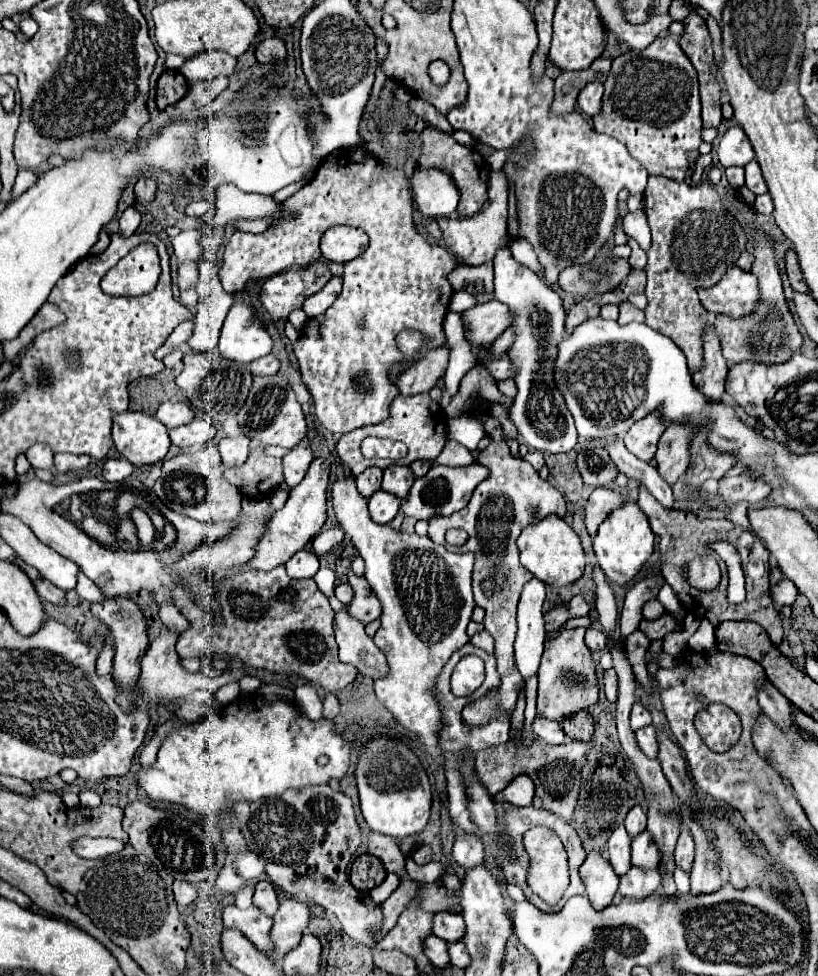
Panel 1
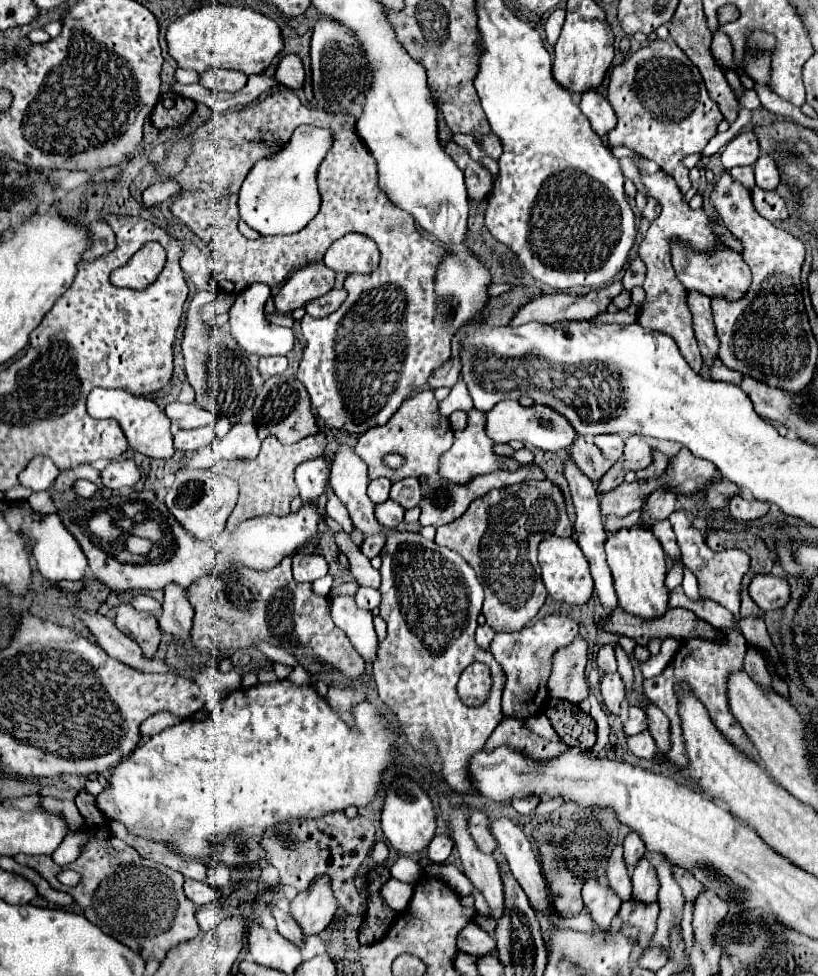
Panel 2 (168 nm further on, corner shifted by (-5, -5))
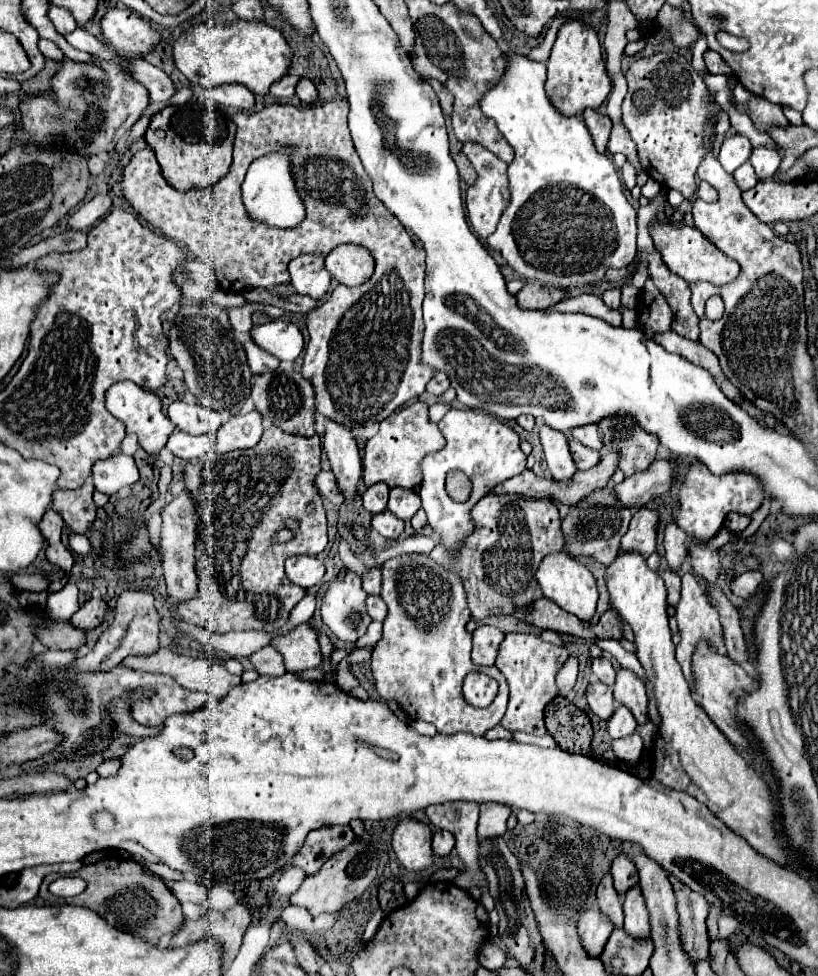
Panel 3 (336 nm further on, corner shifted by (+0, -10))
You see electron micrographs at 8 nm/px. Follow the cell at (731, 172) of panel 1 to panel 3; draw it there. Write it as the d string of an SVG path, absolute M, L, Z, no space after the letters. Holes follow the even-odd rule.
M745 162L741 168L737 168L737 170L733 172L733 178L735 178L735 182L737 182L737 186L739 186L741 190L749 190L749 188L753 188L753 186L757 184L753 166L751 166L749 162Z

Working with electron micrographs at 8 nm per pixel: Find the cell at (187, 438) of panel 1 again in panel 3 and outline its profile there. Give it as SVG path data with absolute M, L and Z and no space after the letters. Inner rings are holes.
M175 430L171 436L169 436L169 442L167 442L167 448L181 460L193 460L193 458L199 458L203 454L207 454L211 450L211 444L213 444L213 436L211 434L205 434L205 436L191 436L191 434L185 434L185 432L179 432Z

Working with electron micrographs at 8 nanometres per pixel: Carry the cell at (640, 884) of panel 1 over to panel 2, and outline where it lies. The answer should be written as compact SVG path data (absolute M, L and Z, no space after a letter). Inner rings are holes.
M634 899L622 903L620 907L620 919L622 919L622 925L628 925L628 927L636 927L638 929L638 945L642 949L648 949L650 943L652 943L652 933L656 933L656 917L658 917L660 909L658 909L658 903L652 903L652 905L644 905L644 903L638 903Z

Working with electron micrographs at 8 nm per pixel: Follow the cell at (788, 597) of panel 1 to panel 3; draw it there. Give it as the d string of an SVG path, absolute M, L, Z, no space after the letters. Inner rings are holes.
M751 570L751 572L745 572L739 578L735 578L731 582L731 590L733 590L733 594L737 594L737 596L747 600L757 592L761 582L763 582L763 574L759 570Z

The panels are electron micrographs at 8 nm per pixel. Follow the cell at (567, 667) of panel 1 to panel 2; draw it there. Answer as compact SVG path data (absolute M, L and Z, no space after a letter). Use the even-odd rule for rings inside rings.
M574 639L572 645L562 647L554 655L552 675L548 681L548 691L552 697L572 701L578 705L584 697L588 697L588 685L584 677L588 655L588 643L584 639Z

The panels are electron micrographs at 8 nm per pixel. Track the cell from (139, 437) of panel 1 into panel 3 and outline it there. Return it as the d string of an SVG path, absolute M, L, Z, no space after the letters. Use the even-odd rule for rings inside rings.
M119 382L113 384L107 392L105 392L105 408L119 420L123 420L123 424L127 426L127 434L135 434L139 438L139 446L147 452L147 454L159 454L161 448L167 444L169 434L173 432L173 422L163 414L161 410L161 400L153 394L147 392L143 388L139 388L133 382Z

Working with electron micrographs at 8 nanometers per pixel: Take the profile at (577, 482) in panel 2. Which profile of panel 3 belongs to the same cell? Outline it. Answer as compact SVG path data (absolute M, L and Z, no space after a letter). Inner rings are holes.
M541 426L539 436L541 436L545 460L547 460L547 466L549 466L553 480L557 480L557 482L571 480L573 474L577 472L577 468L575 468L575 462L571 458L565 434L551 430L549 426Z

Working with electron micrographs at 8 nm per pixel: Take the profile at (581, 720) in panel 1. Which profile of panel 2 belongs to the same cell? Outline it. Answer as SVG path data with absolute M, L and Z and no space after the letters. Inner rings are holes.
M548 699L544 715L568 747L590 751L596 743L596 723L578 705L564 699Z

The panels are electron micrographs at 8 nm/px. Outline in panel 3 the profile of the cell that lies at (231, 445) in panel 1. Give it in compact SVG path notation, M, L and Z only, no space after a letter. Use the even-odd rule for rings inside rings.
M253 410L245 416L233 416L217 430L217 454L253 448L259 442L261 434L263 426L259 412Z

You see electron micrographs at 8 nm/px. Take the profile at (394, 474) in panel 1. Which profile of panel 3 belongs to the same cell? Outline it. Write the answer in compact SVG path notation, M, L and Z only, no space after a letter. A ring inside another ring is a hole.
M391 488L389 494L389 512L393 512L401 520L409 520L419 508L421 508L421 498L415 490L411 488Z

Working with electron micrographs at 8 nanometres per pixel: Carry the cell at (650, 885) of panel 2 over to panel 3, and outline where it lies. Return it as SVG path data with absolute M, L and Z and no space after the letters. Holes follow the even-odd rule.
M633 886L631 890L625 892L625 930L631 936L641 936L645 938L649 934L649 912L643 900L643 892L639 886Z

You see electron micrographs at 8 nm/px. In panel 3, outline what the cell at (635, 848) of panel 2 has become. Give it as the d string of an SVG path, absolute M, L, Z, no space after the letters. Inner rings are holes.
M619 854L613 860L611 876L613 876L613 884L615 884L617 892L625 892L627 888L631 888L631 886L635 886L639 882L637 868L635 868L635 864L631 862L631 858L627 854Z

